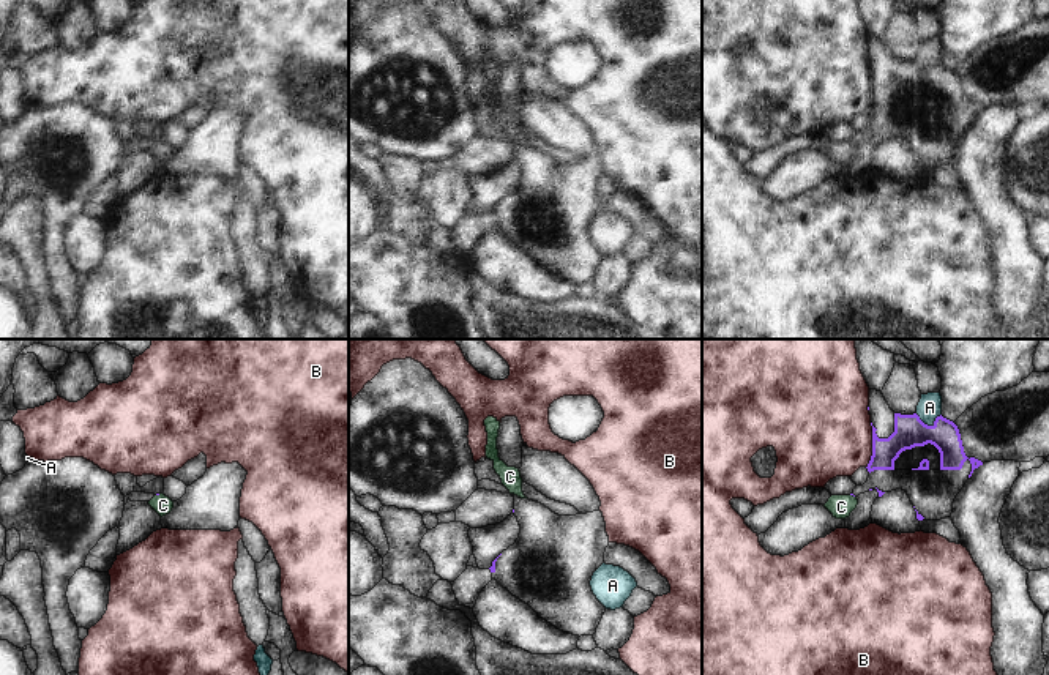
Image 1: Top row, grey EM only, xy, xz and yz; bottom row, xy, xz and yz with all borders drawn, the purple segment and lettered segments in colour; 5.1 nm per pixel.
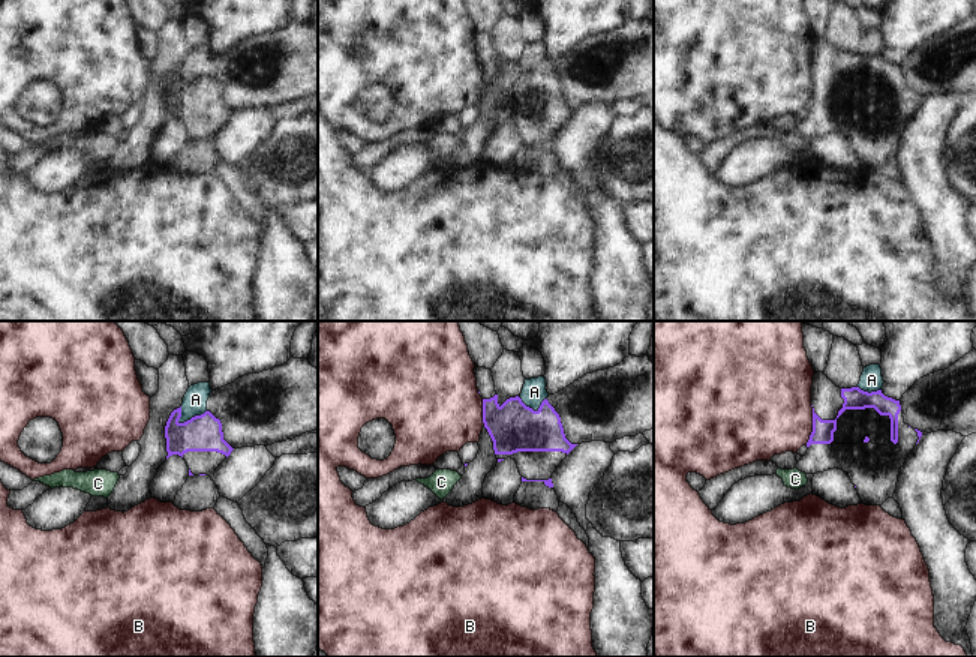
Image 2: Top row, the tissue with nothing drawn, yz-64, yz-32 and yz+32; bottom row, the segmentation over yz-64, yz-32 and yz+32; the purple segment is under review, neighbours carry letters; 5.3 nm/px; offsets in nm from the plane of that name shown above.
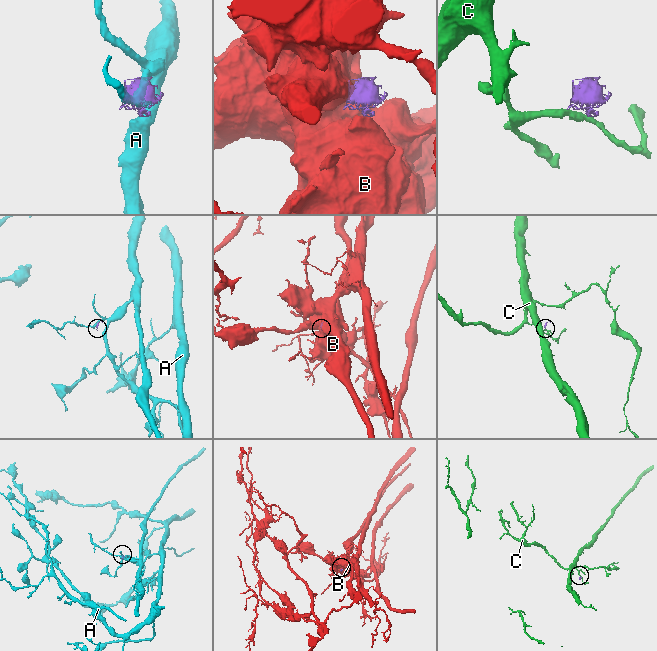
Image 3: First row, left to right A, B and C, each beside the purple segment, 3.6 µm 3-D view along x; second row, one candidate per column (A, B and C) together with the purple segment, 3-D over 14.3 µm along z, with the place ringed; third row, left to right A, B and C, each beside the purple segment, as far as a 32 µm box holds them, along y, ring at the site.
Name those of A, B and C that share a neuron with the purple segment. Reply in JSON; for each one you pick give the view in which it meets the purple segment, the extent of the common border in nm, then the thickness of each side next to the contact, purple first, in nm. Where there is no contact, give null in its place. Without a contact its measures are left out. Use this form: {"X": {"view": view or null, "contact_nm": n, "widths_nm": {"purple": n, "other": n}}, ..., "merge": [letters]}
{"merge": []}

